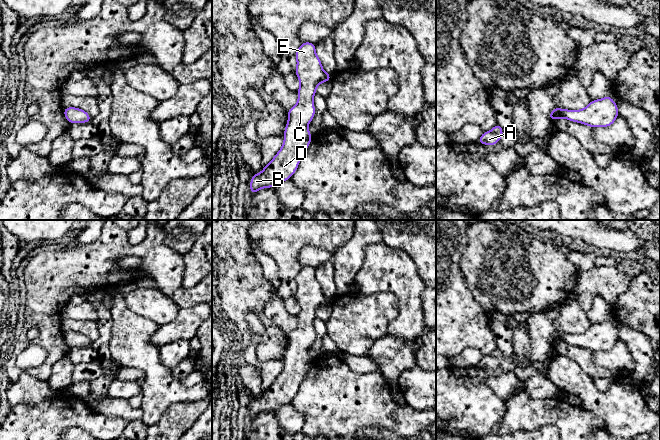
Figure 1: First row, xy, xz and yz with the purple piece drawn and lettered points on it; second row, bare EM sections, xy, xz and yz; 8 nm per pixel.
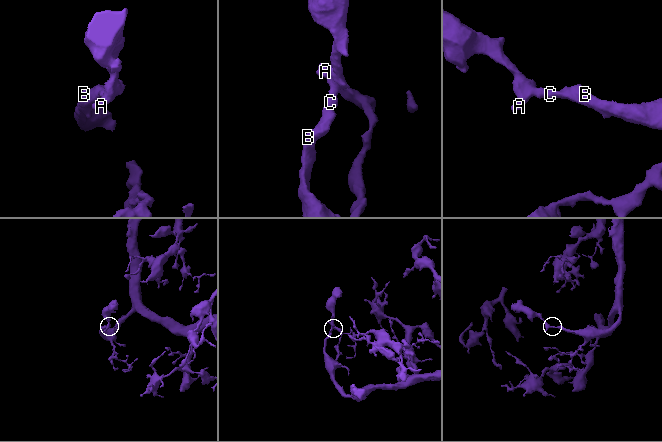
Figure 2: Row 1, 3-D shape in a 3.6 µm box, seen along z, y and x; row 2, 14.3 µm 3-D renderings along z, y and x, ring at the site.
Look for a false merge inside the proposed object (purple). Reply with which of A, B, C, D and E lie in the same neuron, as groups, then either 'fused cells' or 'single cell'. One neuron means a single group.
A B C D E | single cell

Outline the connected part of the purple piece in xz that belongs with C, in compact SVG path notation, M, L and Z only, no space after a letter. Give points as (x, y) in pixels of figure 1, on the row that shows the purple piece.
M304 42L294 54L297 59L294 73L301 84L297 90L298 102L287 111L288 122L281 149L259 174L252 175L251 195L262 188L277 187L283 181L289 180L311 143L313 136L308 130L308 124L315 116L313 97L320 83L331 81L331 74L323 70L315 47L314 43Z

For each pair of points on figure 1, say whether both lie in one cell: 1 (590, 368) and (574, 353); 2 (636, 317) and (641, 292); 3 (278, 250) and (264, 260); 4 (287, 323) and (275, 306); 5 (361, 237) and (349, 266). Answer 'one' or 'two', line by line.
1: one
2: one
3: two
4: one
5: one

